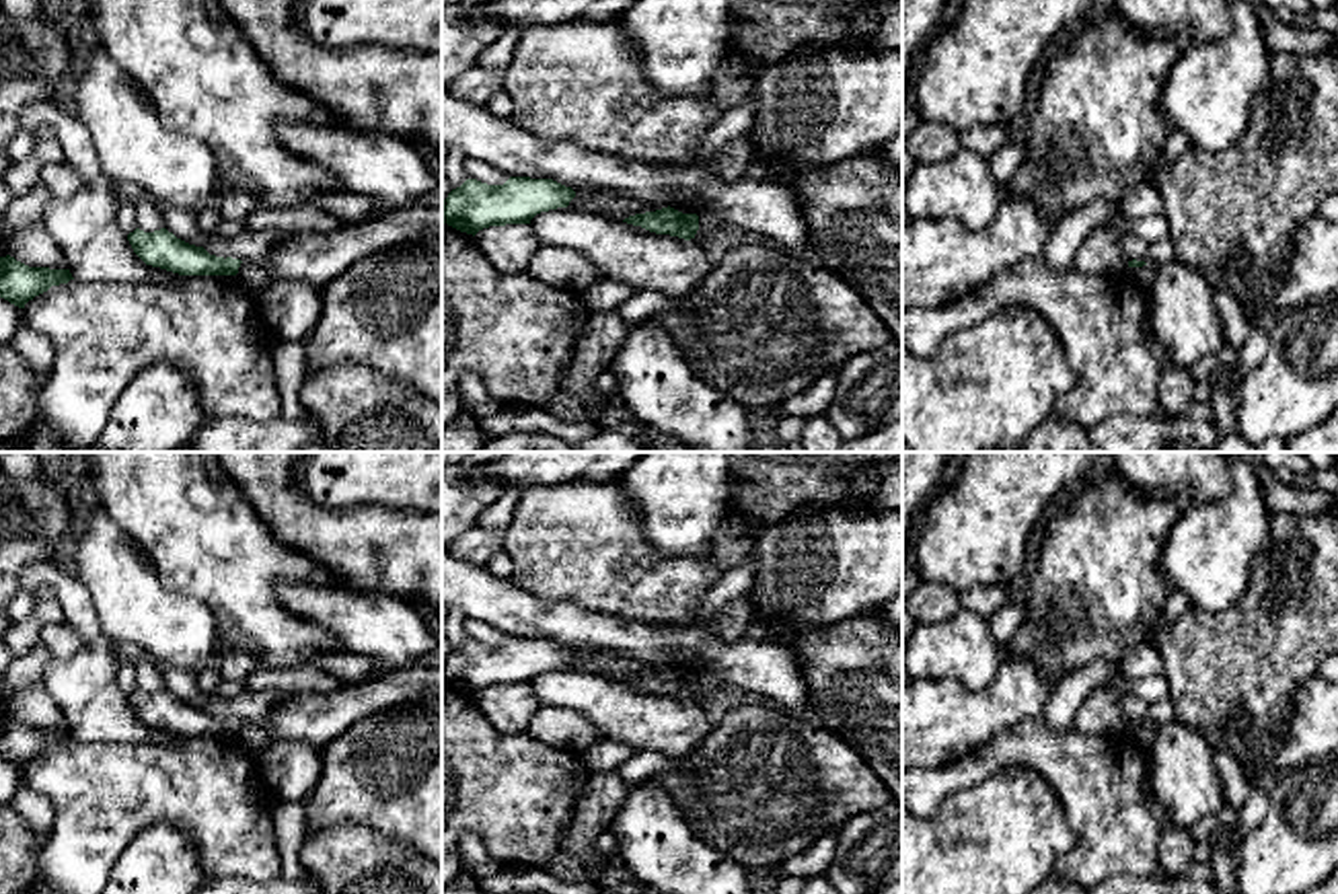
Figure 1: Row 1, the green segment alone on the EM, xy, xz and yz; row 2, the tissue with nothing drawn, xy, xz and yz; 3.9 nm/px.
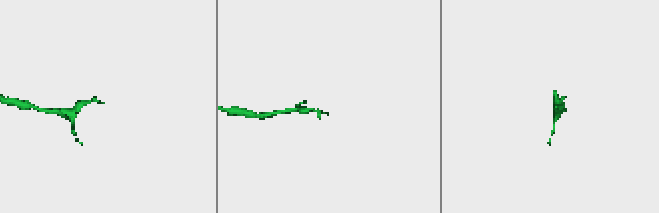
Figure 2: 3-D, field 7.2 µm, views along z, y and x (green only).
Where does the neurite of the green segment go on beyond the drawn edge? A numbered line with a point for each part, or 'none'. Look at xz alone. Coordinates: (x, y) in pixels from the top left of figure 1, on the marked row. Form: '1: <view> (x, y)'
1: xz (712, 227)

